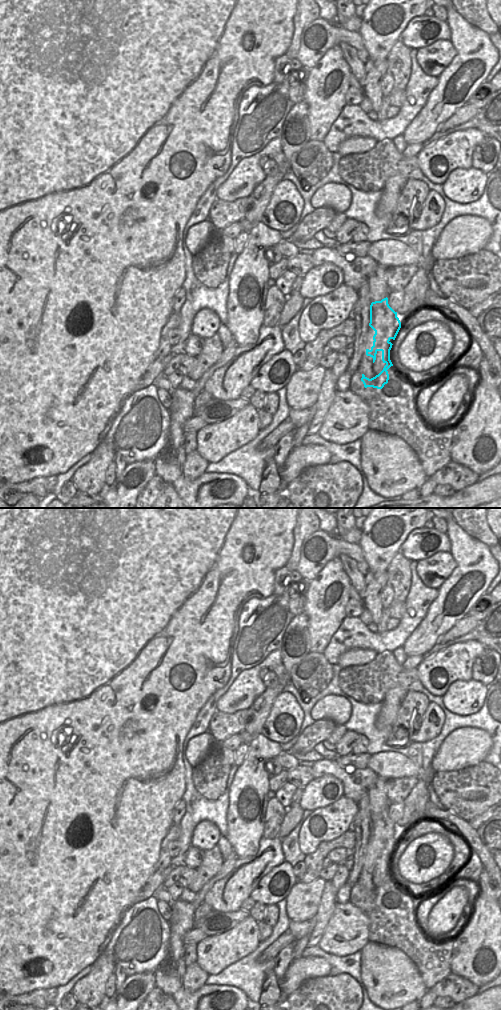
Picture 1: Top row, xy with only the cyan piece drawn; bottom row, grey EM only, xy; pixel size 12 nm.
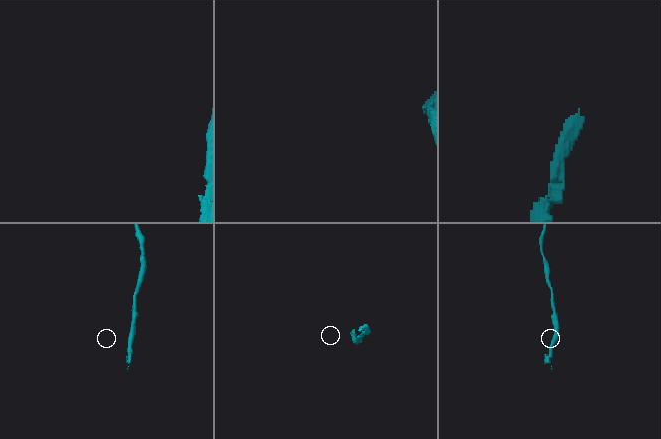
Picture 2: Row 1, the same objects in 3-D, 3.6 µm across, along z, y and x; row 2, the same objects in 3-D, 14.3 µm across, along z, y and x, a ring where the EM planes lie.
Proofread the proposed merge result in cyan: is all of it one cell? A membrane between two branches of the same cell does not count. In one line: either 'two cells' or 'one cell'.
two cells

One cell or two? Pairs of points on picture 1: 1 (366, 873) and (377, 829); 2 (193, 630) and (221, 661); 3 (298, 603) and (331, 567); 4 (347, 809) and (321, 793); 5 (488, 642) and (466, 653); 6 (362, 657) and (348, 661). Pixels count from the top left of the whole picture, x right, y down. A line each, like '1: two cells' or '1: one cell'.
1: one cell
2: one cell
3: two cells
4: two cells
5: two cells
6: one cell

